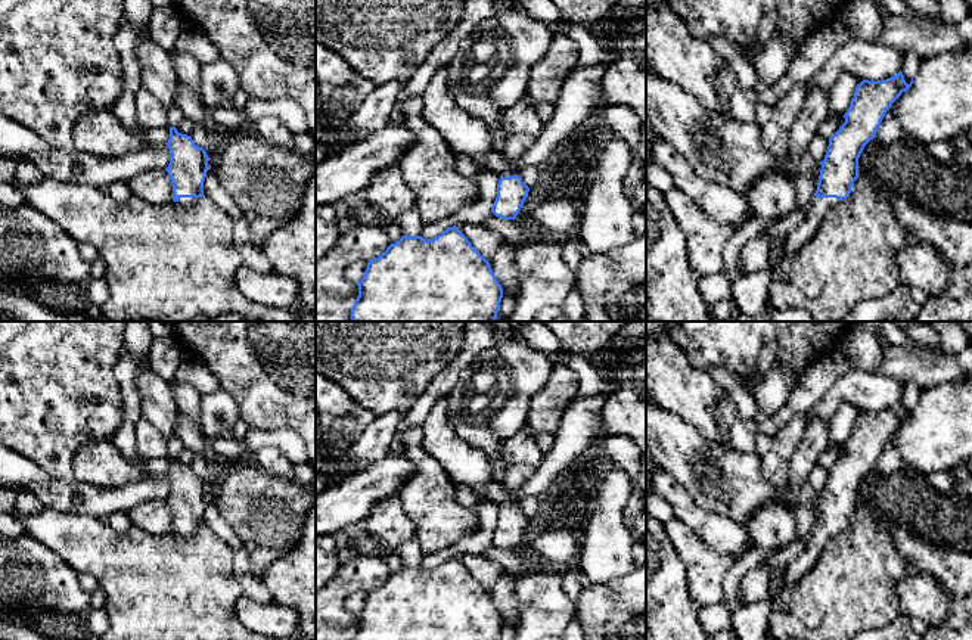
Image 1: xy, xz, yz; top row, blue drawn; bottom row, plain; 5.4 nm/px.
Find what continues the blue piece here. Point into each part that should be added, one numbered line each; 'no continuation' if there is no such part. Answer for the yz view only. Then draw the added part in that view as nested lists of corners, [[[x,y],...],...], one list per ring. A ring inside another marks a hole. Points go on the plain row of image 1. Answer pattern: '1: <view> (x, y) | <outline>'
1: yz (803, 564) | [[[816,526],[810,531],[810,538],[805,550],[782,569],[783,577],[780,580],[770,578],[768,596],[771,600],[774,600],[774,596],[779,591],[795,585],[805,574],[813,569],[830,537],[838,532],[841,531],[836,528]]]

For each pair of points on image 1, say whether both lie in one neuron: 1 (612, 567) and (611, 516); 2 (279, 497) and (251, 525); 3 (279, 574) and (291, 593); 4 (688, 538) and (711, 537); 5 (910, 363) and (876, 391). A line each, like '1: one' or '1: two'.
1: one
2: one
3: one
4: two
5: two

